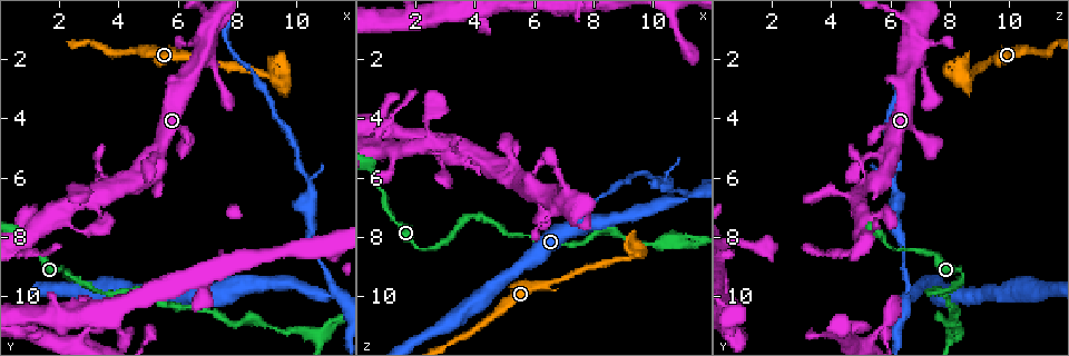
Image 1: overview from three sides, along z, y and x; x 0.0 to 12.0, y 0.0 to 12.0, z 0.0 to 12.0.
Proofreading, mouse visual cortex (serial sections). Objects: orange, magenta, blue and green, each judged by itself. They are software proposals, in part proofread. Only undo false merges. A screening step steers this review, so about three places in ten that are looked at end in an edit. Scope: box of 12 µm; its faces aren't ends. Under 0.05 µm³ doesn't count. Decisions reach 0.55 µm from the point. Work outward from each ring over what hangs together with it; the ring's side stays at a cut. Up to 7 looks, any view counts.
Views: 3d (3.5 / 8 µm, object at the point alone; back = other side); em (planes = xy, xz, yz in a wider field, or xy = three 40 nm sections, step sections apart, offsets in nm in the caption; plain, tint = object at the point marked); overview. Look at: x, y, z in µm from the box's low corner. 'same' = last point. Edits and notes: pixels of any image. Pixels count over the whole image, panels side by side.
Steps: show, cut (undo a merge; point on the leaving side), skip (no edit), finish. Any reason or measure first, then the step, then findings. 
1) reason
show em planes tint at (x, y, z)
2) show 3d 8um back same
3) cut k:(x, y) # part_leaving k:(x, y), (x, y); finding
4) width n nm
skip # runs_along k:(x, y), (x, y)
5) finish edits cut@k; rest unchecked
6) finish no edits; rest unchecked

sharp bend
show 3d 3.5um back at (9.3, 2.6, 8.6)

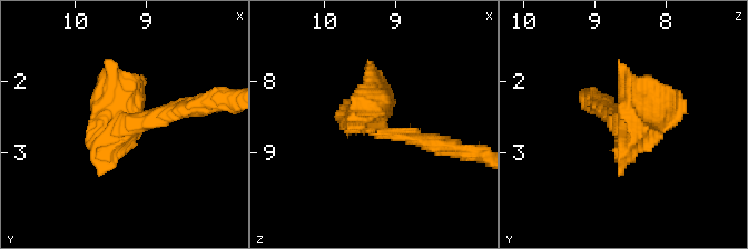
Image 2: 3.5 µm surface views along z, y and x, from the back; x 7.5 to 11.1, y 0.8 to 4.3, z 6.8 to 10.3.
now the EM
show em xy step 3 tint at (9.30, 2.60, 8.60)

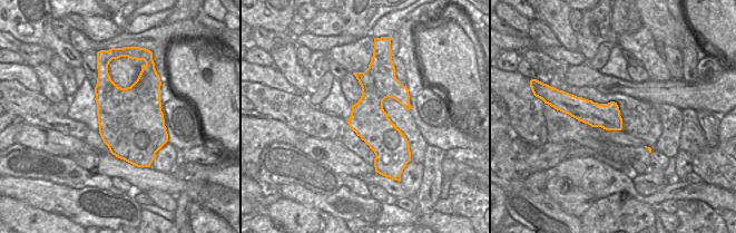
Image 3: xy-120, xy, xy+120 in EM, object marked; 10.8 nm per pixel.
cut 2:(96, 122) # border 3:(594, 103), (602, 127); a second cell is stuck on

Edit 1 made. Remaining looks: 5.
see it whole again
show overview

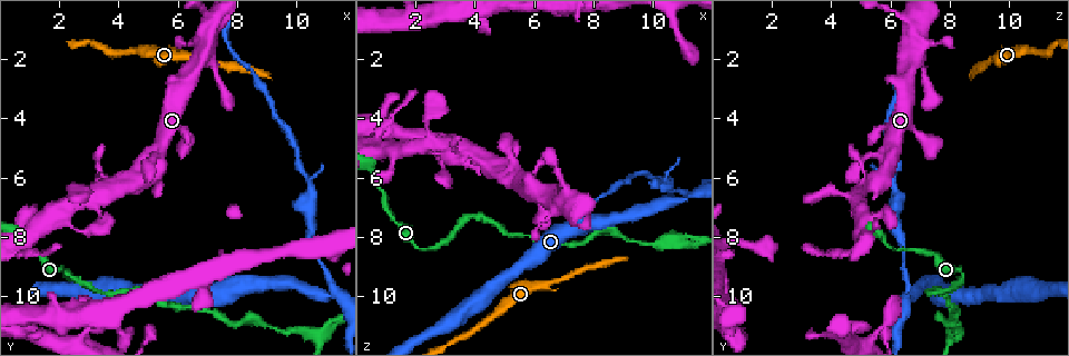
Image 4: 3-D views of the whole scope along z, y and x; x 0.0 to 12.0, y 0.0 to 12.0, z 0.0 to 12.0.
three-way junction
show 3d 8um back at (10.6, 11.2, 8.2)

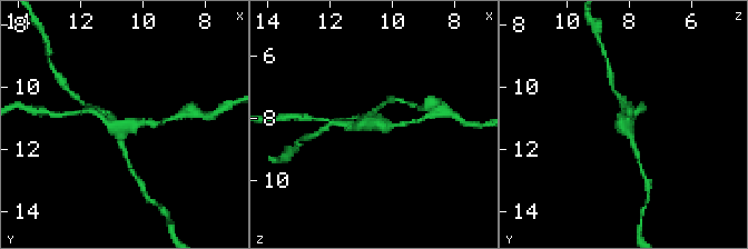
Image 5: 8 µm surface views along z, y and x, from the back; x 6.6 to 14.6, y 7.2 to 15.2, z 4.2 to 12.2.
show 3d 3.5um at (10.6, 11.3, 8.1)

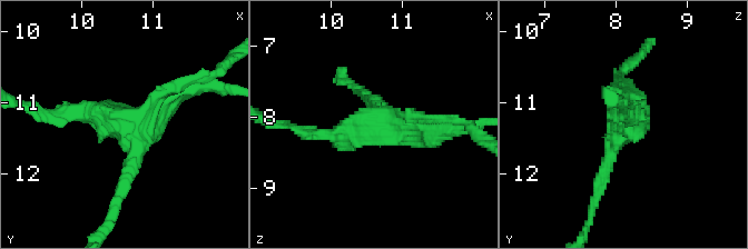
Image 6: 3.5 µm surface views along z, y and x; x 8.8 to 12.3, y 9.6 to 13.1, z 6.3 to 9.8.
show em planes tint at (10.60, 11.25, 8.15)

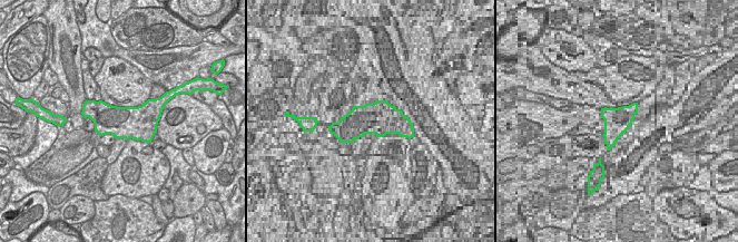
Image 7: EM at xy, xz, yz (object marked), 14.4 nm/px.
cut 6:(127, 185) # part_leaving 6:(134, 138), (134, 162), (122, 172); a second cell is stuck on

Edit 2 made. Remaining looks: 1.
finish edits cut@2, cut@6; rest unchecked

